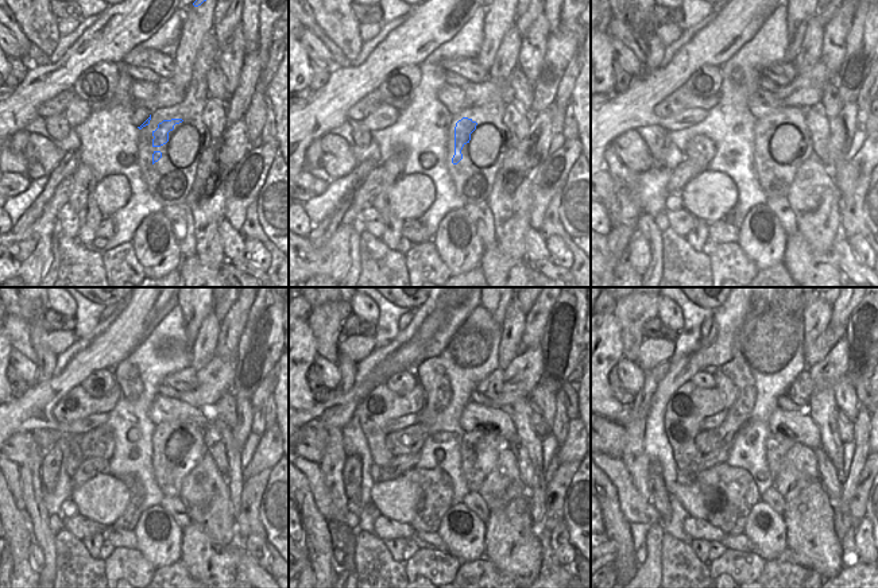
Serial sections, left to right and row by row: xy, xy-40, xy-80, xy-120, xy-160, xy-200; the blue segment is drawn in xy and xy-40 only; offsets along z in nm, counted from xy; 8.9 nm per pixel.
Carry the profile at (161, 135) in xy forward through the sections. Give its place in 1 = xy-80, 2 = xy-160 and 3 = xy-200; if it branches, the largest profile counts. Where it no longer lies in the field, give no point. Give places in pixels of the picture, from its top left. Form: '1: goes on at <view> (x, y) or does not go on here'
1: goes on at xy-80 (768, 123)
2: goes on at xy-160 (479, 432)
3: goes on at xy-200 (774, 434)

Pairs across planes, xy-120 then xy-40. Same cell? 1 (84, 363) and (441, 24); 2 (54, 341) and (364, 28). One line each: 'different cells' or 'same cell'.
1: same cell
2: same cell

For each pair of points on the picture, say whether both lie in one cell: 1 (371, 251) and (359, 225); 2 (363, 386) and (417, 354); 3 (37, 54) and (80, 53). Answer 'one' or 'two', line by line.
1: two
2: one
3: two

